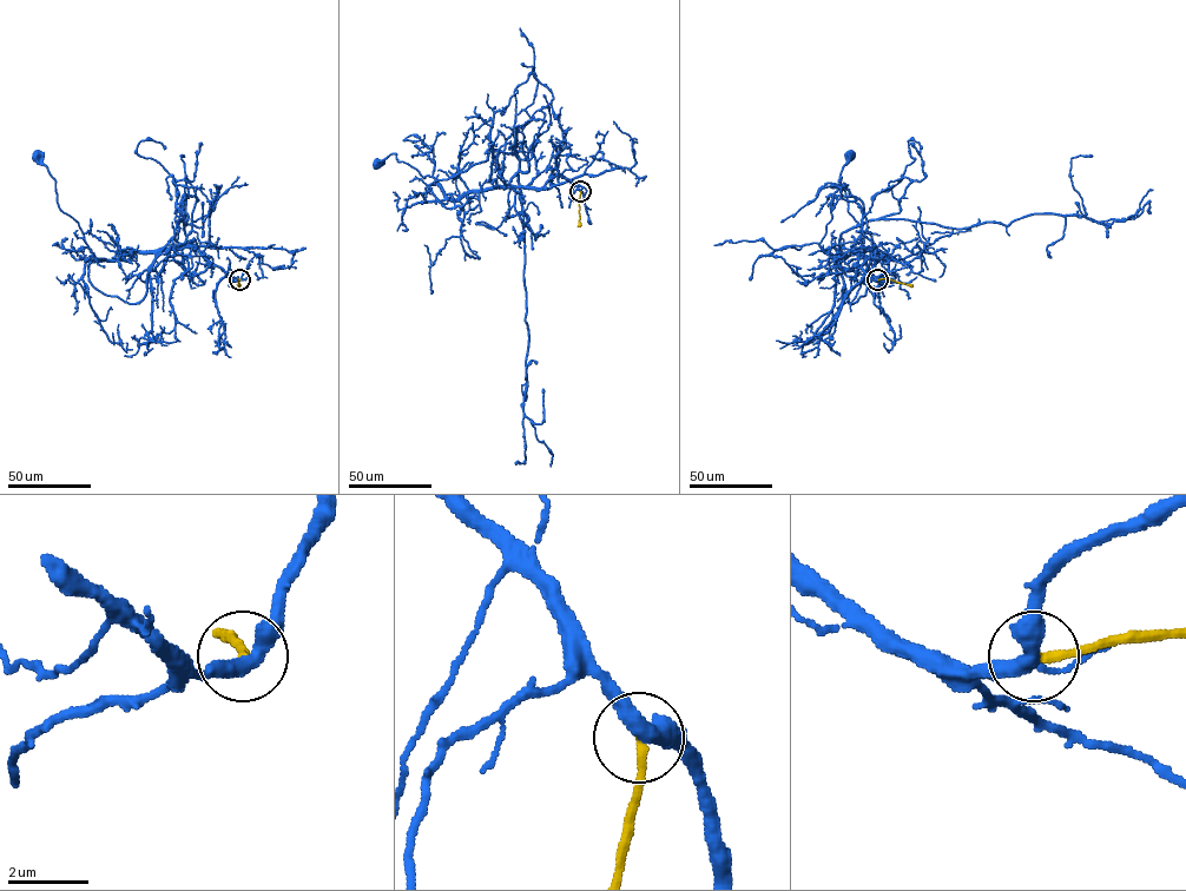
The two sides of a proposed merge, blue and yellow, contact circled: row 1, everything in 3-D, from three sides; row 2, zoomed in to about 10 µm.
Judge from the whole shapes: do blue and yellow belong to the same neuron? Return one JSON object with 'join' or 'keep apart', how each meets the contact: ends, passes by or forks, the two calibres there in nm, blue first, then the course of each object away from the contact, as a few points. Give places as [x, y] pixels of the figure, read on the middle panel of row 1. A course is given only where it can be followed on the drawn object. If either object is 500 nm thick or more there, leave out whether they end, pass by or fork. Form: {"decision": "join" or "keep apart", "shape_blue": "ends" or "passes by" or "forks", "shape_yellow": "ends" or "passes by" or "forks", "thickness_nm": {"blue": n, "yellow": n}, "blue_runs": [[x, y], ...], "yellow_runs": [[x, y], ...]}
{"decision": "keep apart", "shape_blue": "passes by", "shape_yellow": "ends", "thickness_nm": {"blue": 440, "yellow": 240}, "blue_runs": [[580, 192], [557, 175], [541, 189], [474, 190], [452, 199], [434, 178], [399, 162], [395, 153], [377, 164]], "yellow_runs": [[580, 192], [580, 226]]}

